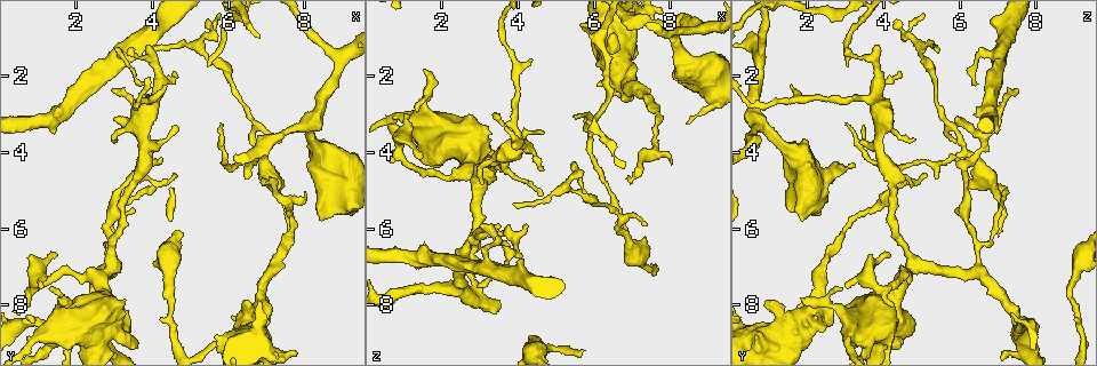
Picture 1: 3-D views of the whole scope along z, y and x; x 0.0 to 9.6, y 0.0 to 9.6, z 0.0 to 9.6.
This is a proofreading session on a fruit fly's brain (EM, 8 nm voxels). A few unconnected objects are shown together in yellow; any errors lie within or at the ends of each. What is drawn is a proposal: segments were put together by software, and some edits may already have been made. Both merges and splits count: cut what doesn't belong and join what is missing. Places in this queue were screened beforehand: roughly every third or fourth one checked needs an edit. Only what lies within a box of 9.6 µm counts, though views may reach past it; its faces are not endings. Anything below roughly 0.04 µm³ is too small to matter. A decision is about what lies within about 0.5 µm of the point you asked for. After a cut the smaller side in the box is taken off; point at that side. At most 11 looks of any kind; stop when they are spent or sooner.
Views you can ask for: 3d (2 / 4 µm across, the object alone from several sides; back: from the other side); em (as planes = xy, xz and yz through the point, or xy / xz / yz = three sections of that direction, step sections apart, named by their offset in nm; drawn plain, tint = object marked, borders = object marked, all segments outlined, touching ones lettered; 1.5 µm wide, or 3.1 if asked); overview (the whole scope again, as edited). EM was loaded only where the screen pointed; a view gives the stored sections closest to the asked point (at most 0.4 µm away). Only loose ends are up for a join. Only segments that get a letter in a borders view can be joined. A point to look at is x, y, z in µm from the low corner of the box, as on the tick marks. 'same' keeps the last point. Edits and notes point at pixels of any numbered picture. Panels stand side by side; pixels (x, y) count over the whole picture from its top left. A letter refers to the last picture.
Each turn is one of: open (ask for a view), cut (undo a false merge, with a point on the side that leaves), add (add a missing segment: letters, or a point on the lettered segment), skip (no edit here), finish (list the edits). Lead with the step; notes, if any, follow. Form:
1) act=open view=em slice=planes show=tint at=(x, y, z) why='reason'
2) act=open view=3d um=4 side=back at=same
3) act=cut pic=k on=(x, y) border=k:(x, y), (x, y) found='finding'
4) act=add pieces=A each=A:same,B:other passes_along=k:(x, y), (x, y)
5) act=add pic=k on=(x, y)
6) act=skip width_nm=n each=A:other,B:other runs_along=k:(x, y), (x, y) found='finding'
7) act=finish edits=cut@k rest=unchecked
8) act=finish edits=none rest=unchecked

act=open view=3d um=2 at=(7.65, 6.20, 7.00) why='branch stops here'

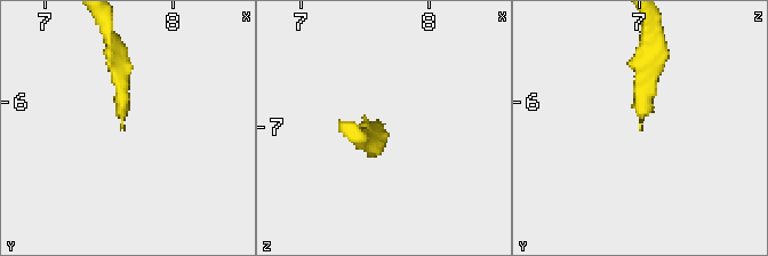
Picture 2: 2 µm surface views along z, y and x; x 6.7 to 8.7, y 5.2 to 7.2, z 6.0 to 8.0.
act=open view=em slice=planes show=borders at=(7.60, 6.16, 7.00)

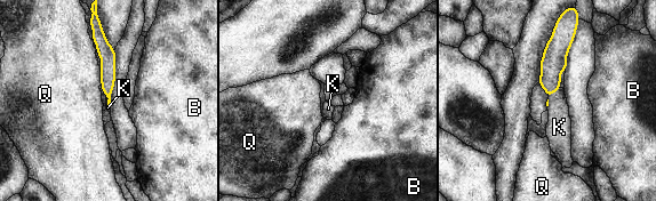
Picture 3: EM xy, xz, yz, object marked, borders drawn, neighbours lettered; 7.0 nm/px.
act=add pieces=K each=B:other,K:same,Q:other passes_along=3:(553, 62), (553, 91), (559, 126) found='the neuron continues'

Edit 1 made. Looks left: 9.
act=open view=overview why='see it whole again'

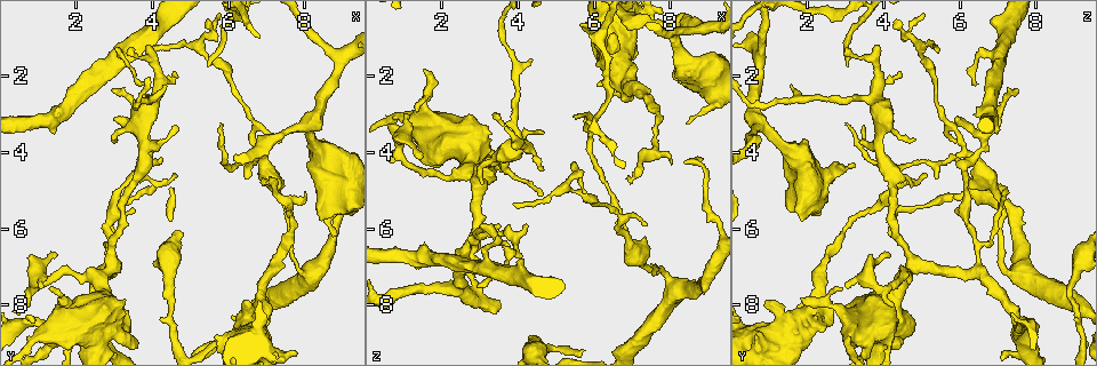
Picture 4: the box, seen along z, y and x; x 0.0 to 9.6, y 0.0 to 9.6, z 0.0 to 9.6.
act=open view=em slice=xz step=4 show=tint at=(4.00, 4.90, 7.10) why='thin end'

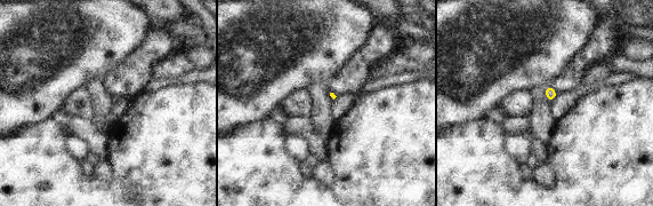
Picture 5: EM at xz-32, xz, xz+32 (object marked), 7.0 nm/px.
act=open view=em slice=planes show=borders at=same why='another direction'

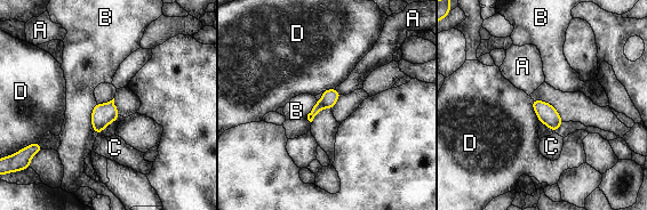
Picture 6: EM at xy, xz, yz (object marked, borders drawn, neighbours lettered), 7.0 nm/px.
act=skip width_nm=110 each=A:other,B:other,C:other,D:other found='none of them fits'

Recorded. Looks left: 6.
act=open view=3d um=2 at=(6.90, 4.05, 6.15) why='a fork'

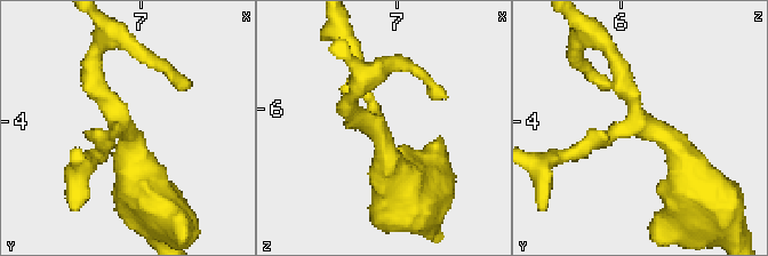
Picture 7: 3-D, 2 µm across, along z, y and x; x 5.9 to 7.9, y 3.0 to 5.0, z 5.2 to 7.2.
act=open view=em slice=xy step=4 show=tint at=(6.86, 4.00, 6.18) why='shape alone is not enough'

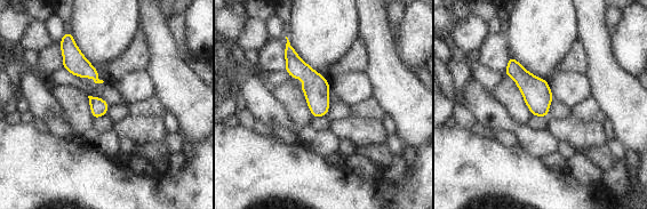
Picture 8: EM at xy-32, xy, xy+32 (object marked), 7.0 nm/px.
act=open view=em slice=planes show=borders at=same why='cut it another way'

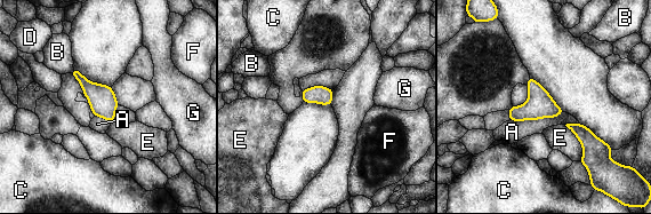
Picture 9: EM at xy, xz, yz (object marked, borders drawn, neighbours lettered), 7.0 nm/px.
act=skip width_nm=130 each=A:other,B:other,C:other,D:other,E:other,F:other,G:other border=9:(565, 112), (548, 118), (508, 121) found='continuous, no second neuron'

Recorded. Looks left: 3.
act=open view=em slice=xy step=8 show=borders at=(1.25, 7.55, 2.85)

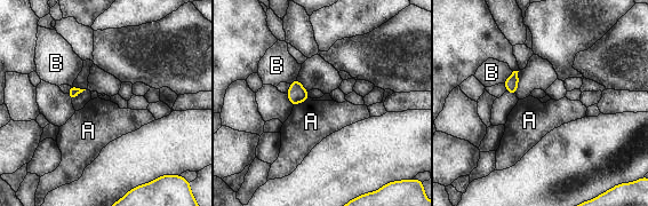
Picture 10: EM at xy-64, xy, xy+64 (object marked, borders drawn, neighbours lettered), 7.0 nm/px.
act=skip each=A:other,B:other border=10:(309, 96), (306, 100), (294, 105) found='no lettered segment goes on from it'

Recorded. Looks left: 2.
act=finish edits=add@3 rest=unchecked

